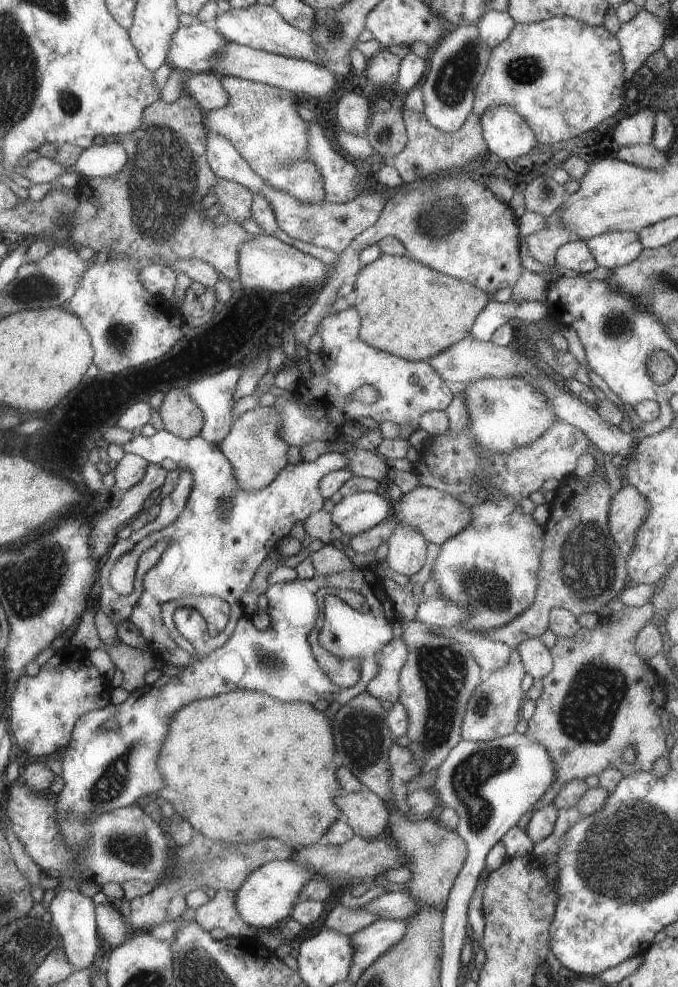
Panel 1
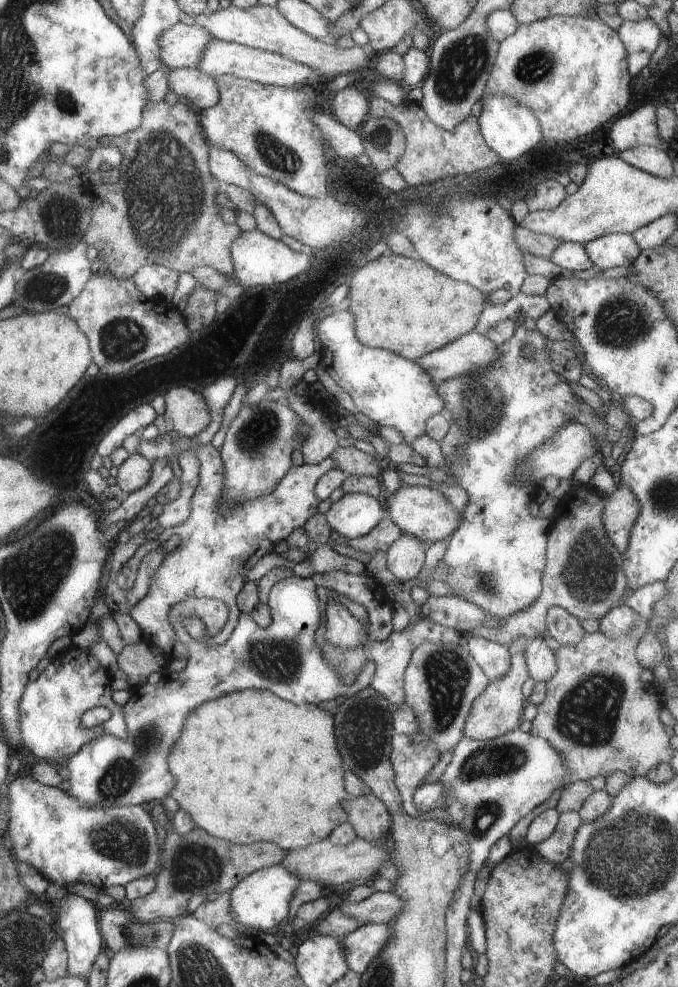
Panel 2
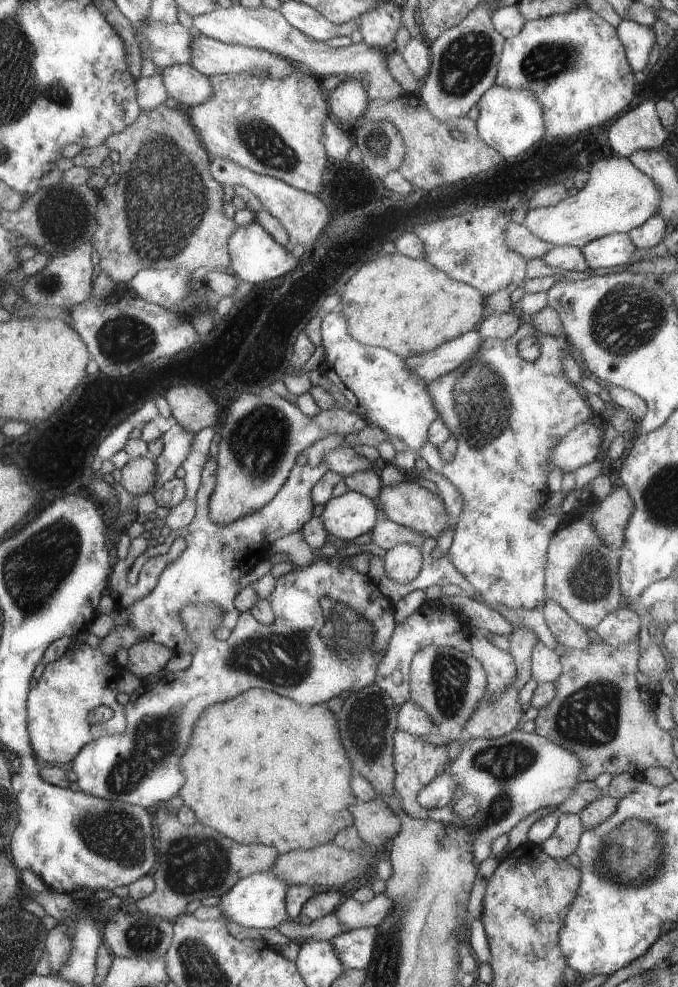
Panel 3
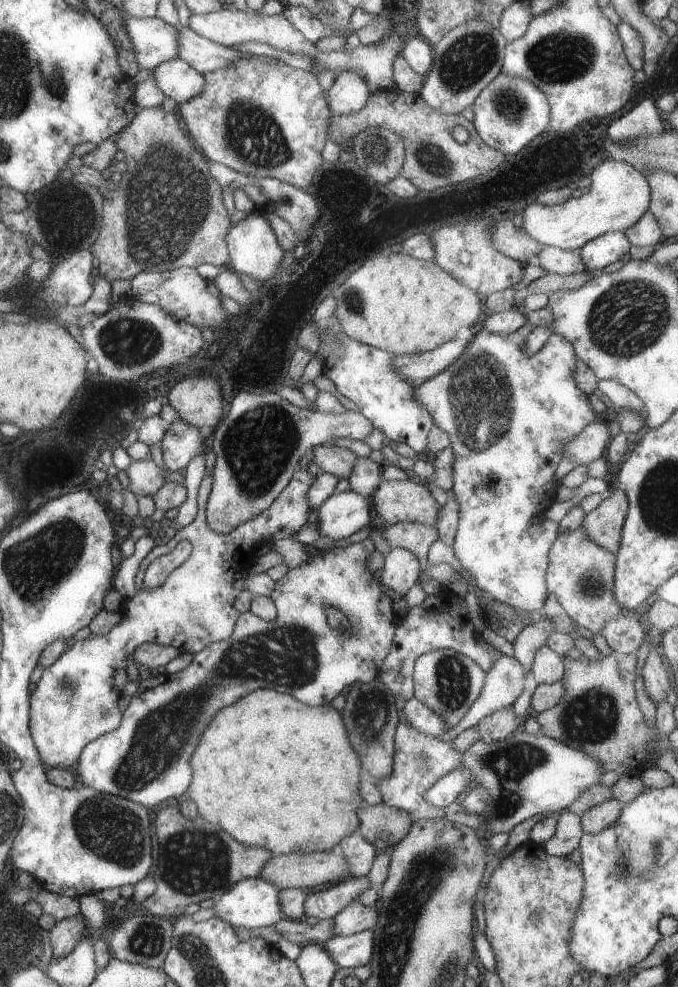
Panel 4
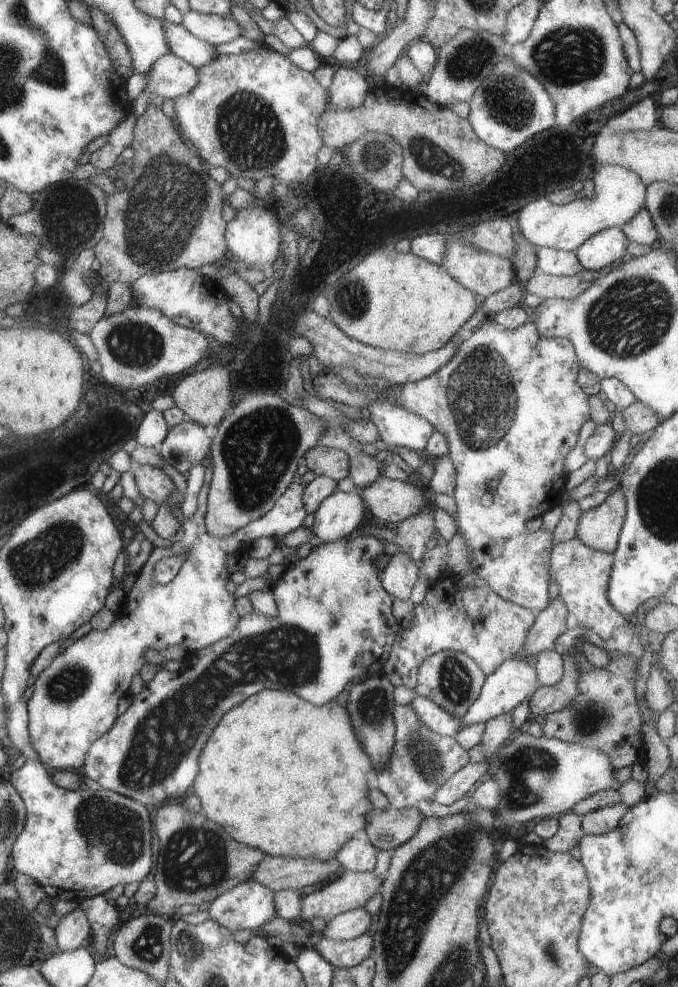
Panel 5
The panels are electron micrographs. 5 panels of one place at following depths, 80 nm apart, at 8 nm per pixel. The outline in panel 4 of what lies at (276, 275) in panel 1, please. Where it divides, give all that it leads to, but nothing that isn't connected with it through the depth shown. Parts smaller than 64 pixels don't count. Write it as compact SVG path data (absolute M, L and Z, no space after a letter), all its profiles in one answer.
M258 210L250 213L236 223L227 235L227 248L231 251L231 264L228 267L233 272L247 274L264 282L276 274L284 252L280 248L281 244L276 242L275 231L271 228L271 221L267 219L267 216L258 214Z

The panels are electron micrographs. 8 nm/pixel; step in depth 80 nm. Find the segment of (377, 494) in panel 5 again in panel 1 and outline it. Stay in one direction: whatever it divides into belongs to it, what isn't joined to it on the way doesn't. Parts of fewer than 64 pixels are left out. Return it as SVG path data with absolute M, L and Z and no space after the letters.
M424 485L415 487L408 493L404 493L400 500L395 502L393 514L396 522L413 528L421 533L428 542L446 543L452 536L464 530L471 523L471 508L456 500L456 497L442 492L434 487Z

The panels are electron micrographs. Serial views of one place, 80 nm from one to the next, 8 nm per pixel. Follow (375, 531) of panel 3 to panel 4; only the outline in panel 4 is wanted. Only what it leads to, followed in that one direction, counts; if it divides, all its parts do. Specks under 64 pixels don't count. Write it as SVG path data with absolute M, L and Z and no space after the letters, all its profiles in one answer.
M415 522L396 523L382 530L391 547L400 547L414 553L421 564L426 564L430 546L439 539L439 532L432 525Z

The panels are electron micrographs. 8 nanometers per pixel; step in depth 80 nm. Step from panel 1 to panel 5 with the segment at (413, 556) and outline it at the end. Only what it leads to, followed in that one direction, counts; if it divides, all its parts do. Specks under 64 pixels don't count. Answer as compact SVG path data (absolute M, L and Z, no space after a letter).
M399 552L394 554L386 568L380 571L380 580L383 588L394 598L399 600L410 599L415 585L419 581L418 562L412 560L408 554Z

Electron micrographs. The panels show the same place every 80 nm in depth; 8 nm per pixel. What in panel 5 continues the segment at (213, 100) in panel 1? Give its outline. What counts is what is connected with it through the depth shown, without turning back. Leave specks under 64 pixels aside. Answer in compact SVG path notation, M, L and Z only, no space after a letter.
M170 53L156 60L156 64L152 64L147 81L143 94L131 104L132 113L136 117L144 113L149 106L148 100L152 100L154 96L173 100L188 96L198 86L199 77L194 66Z

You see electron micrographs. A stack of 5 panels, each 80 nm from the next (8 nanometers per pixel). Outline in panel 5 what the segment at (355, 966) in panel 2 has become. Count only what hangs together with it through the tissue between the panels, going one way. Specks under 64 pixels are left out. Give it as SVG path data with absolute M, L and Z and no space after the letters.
M370 932L354 940L331 940L323 935L315 939L313 948L334 966L334 969L354 967L369 958L373 952L373 937Z

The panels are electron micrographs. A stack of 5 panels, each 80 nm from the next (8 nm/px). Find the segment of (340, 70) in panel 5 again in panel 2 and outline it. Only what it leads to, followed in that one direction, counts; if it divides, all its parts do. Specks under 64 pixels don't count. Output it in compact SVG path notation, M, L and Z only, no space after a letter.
M347 86L332 98L332 112L334 112L333 117L340 124L358 131L359 126L369 116L368 98L356 86Z

